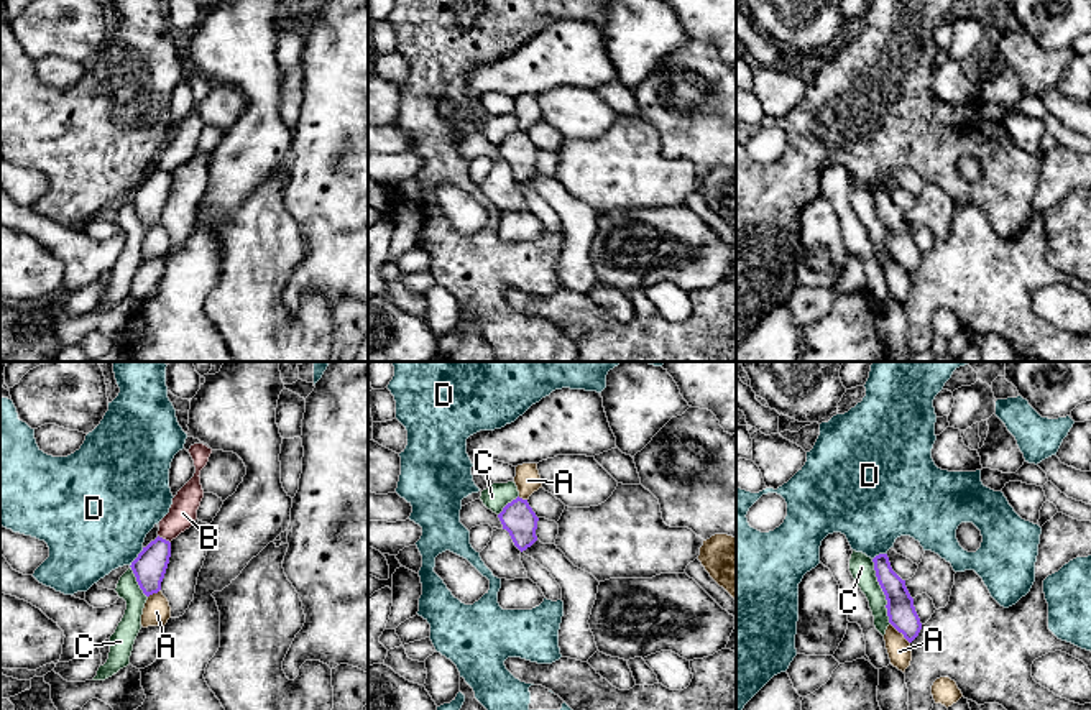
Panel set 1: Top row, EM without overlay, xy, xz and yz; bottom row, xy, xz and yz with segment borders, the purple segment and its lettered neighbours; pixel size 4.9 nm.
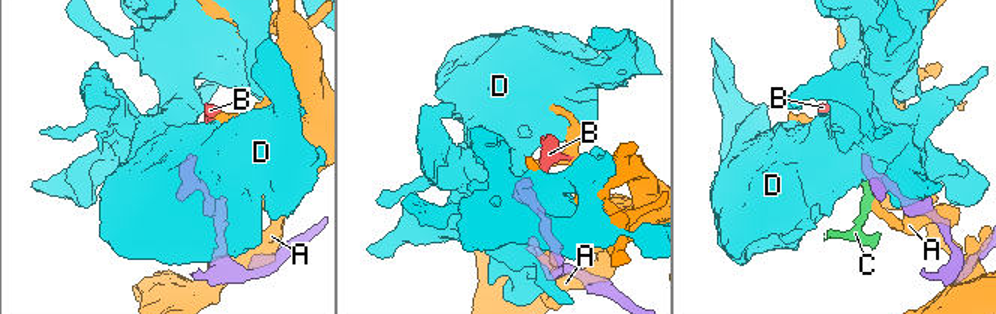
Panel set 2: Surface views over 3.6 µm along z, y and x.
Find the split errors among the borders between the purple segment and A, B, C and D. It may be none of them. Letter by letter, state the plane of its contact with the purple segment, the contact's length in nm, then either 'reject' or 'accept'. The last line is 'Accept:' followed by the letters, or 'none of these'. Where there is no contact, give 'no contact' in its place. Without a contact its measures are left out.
A: yz | 140 nm | reject
B: xy | 80 nm | reject
C: yz | 340 nm | reject
D: xy | 120 nm | reject
Accept: none of these

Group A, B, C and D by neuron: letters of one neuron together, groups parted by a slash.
A / B C / D

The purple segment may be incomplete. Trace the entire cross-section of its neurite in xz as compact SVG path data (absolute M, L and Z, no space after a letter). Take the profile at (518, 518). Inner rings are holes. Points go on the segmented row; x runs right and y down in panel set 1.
M516 498L508 503L498 514L503 529L506 529L514 546L522 552L531 547L536 541L536 529L539 518L529 506L527 500Z

